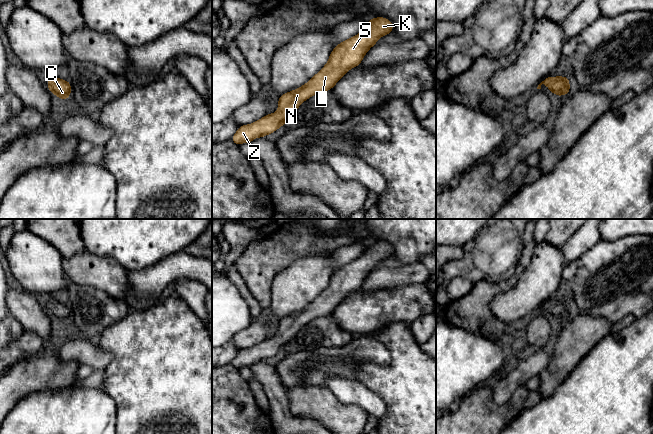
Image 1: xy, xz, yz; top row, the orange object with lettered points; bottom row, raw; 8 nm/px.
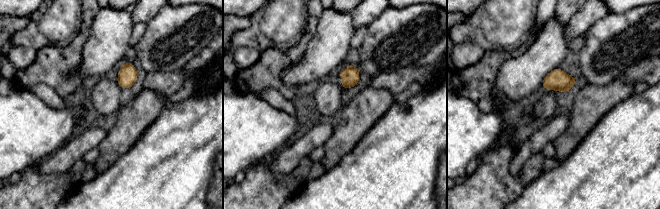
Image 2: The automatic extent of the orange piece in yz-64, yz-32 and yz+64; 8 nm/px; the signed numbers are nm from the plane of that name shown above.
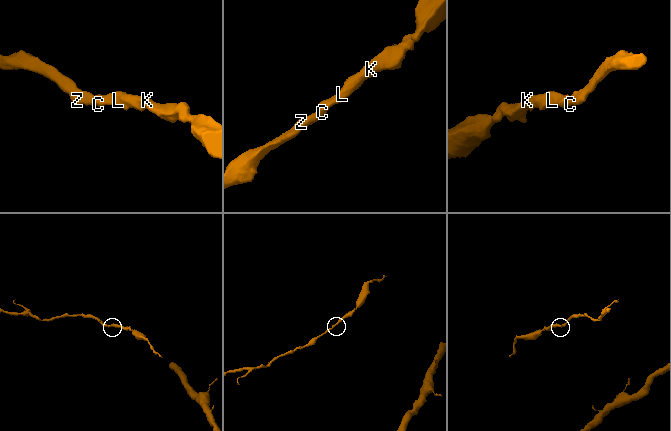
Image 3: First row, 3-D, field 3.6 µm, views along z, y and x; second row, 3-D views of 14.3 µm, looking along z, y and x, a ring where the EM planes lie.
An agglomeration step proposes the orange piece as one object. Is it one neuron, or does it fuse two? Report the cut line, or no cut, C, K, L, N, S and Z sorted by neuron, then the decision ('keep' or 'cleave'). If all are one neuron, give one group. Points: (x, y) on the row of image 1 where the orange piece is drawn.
no cut | C K L N S Z | keep

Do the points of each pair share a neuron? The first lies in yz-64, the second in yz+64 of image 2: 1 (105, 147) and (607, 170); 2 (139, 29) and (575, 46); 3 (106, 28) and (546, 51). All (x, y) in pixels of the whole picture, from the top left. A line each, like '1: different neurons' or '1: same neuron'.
1: different neurons
2: same neuron
3: same neuron

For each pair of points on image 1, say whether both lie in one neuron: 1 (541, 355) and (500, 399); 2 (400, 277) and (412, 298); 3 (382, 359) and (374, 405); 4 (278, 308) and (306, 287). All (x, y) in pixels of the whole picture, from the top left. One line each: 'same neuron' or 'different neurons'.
1: same neuron
2: different neurons
3: different neurons
4: same neuron

